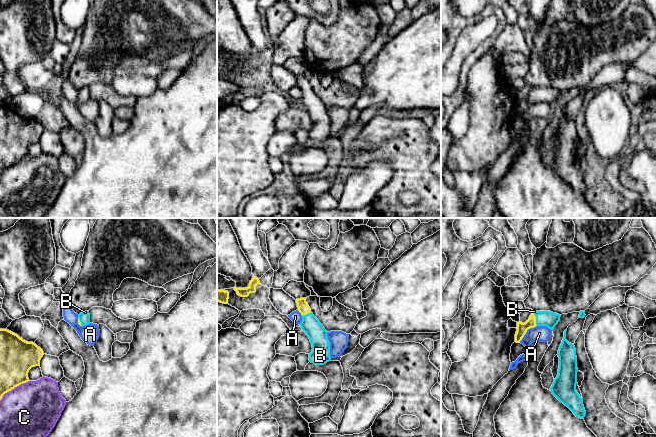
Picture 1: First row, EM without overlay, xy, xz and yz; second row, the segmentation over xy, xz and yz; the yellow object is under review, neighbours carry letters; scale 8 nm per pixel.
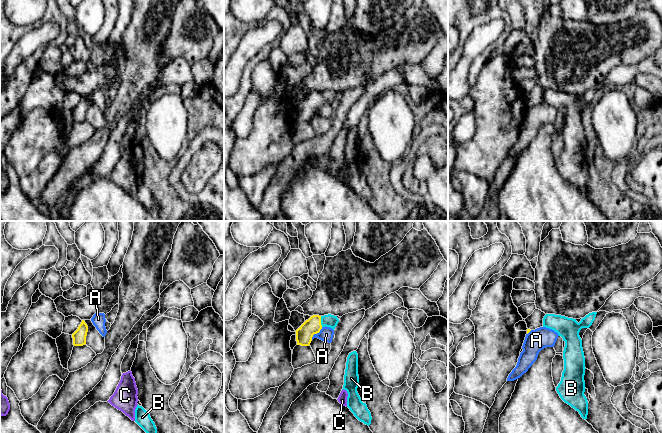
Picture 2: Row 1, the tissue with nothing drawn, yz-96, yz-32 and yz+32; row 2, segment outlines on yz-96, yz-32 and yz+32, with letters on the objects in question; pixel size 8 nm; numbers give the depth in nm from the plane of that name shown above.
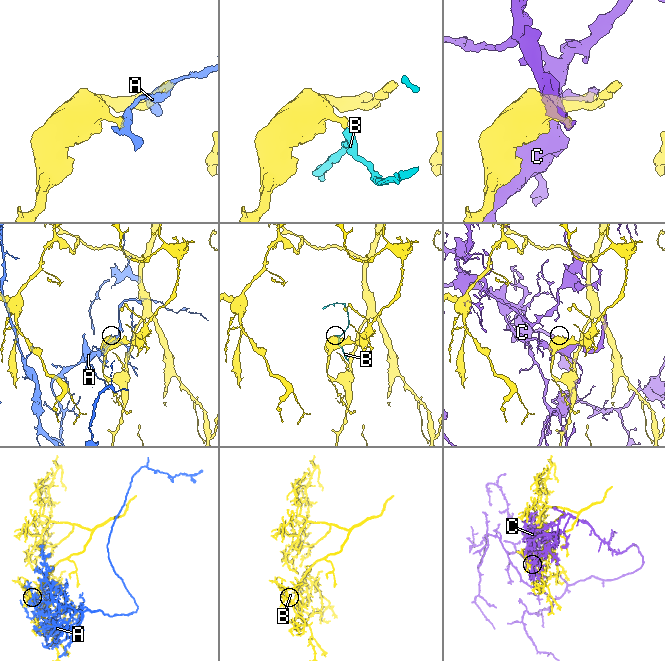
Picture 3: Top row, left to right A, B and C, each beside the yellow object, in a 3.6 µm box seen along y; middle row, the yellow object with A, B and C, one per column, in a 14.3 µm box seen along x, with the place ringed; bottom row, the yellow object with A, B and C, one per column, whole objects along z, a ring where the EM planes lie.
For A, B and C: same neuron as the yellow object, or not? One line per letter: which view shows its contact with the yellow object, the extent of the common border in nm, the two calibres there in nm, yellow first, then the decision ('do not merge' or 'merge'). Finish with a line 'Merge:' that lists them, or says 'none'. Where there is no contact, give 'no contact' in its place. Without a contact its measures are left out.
A: yz | 200 nm | 90/130 nm | do not merge
B: yz | 120 nm | 90/130 nm | merge
C: xy | 280 nm | 280/440 nm | do not merge
Merge: B

